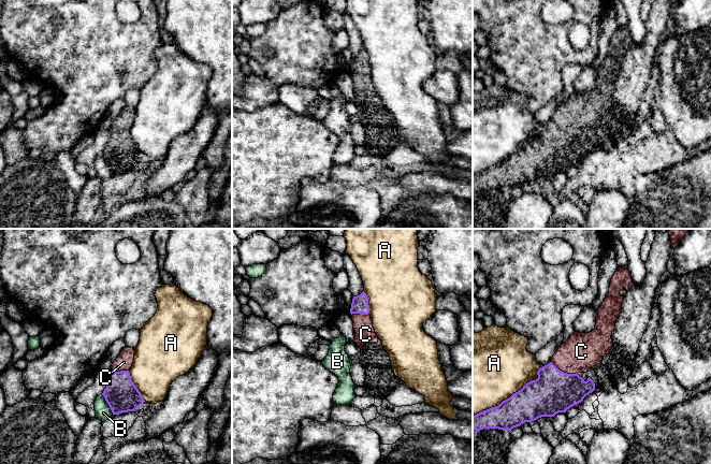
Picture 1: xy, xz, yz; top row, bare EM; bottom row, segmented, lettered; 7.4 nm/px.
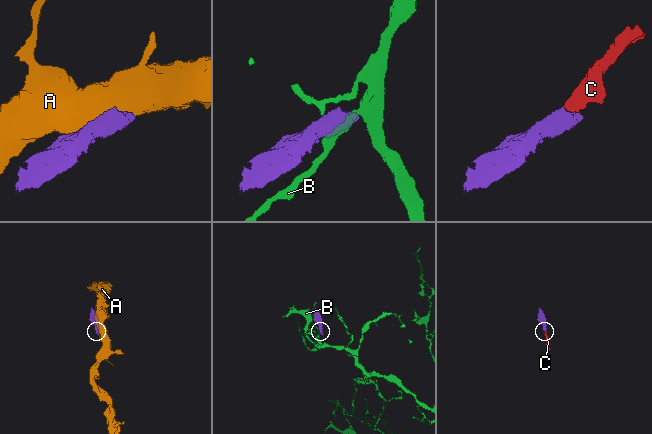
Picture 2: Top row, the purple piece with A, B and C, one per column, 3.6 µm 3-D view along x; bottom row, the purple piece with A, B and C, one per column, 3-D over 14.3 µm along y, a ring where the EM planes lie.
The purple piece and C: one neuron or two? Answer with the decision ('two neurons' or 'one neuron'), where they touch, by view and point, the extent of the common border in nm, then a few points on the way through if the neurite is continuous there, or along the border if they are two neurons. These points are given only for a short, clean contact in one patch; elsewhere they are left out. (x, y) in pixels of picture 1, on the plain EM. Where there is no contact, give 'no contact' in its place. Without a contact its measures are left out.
one neuron | yz (563, 131) | 220 nm | across yz (554, 150), (559, 146), (563, 131), (581, 111)

